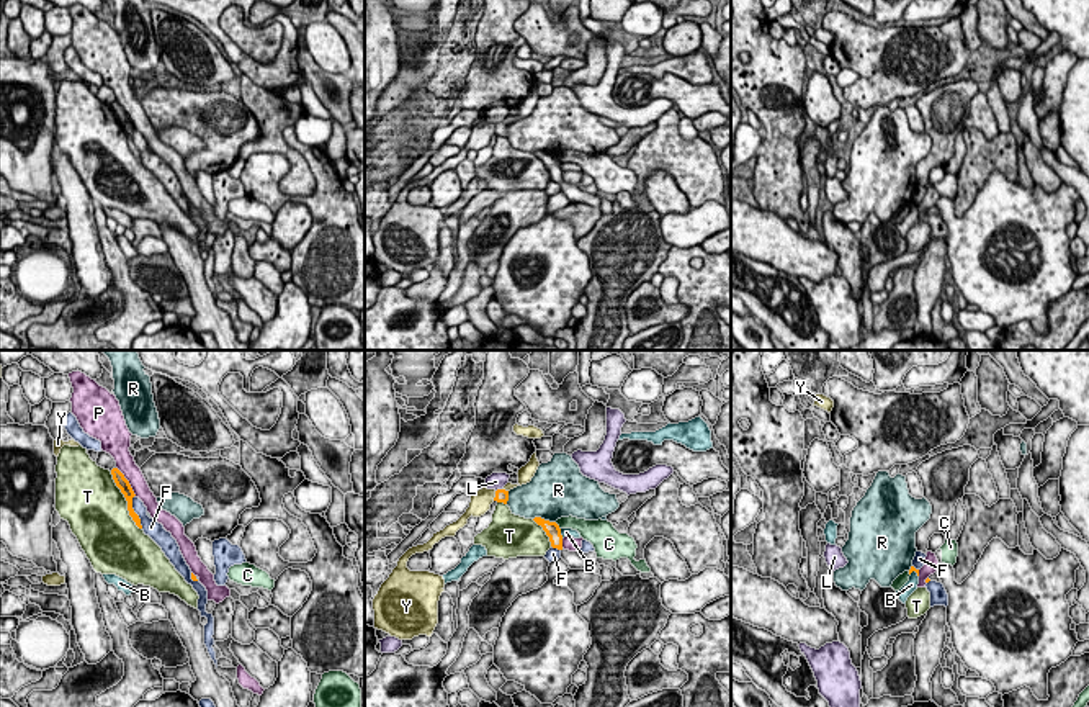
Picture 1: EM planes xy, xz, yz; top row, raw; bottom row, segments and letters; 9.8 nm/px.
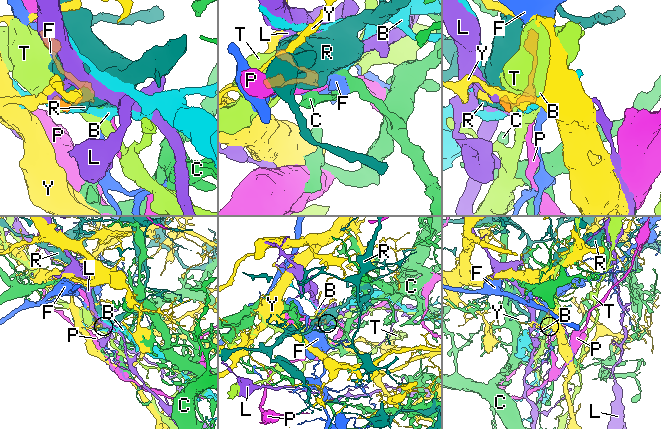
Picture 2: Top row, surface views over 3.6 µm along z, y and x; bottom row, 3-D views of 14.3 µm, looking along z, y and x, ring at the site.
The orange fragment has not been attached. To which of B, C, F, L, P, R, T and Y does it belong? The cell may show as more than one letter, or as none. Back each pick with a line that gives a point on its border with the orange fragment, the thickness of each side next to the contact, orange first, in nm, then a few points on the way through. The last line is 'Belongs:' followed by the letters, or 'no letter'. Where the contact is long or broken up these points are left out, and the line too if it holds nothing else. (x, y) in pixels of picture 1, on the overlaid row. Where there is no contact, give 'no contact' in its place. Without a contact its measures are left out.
Belongs: no letter

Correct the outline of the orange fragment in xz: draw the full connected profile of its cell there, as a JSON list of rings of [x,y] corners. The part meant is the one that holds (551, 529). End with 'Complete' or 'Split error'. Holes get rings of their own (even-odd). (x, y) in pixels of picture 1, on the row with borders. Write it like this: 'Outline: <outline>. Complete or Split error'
Outline: [[[535,517],[533,520],[543,527],[546,535],[549,537],[551,547],[562,550],[562,535],[559,525],[556,522],[549,522],[541,517]]]. Complete

